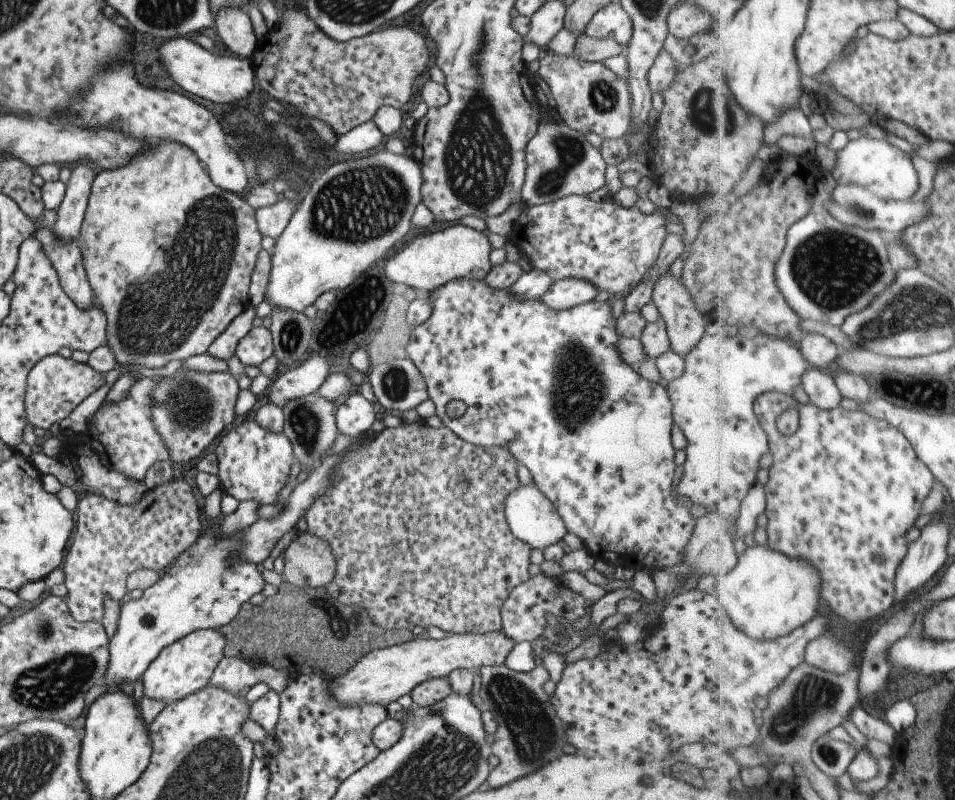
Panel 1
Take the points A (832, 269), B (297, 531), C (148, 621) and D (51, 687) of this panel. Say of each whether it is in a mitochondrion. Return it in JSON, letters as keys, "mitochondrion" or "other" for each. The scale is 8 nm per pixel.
{"A":"mitochondrion","B":"other","C":"other","D":"mitochondrion"}

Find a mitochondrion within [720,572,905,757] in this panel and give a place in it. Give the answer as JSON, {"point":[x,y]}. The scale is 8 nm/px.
{"point":[813,698]}

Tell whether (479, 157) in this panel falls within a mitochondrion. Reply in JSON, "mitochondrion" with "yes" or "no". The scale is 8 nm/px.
{"mitochondrion":"yes"}

